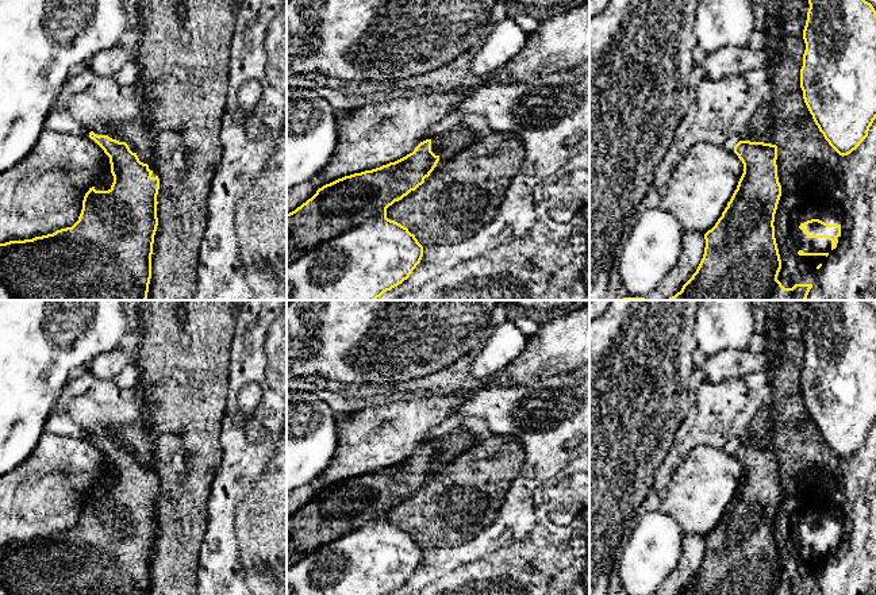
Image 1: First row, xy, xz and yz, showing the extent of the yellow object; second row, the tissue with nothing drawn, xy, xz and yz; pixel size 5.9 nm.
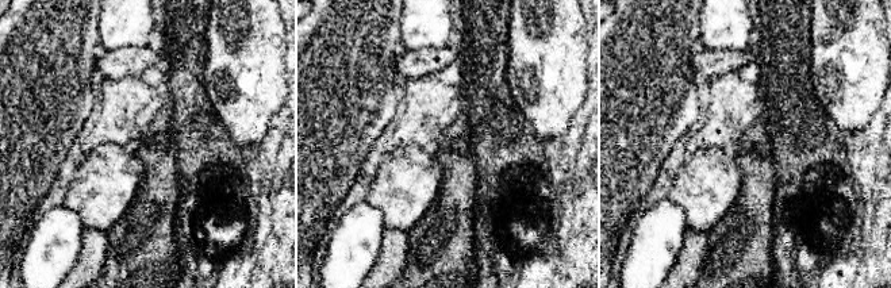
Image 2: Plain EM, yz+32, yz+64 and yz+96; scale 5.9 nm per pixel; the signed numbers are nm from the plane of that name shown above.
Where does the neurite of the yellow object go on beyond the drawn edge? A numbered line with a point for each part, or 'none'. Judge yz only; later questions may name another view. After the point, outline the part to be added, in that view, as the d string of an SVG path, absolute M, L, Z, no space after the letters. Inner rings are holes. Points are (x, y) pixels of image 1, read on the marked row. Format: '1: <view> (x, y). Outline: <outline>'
none

